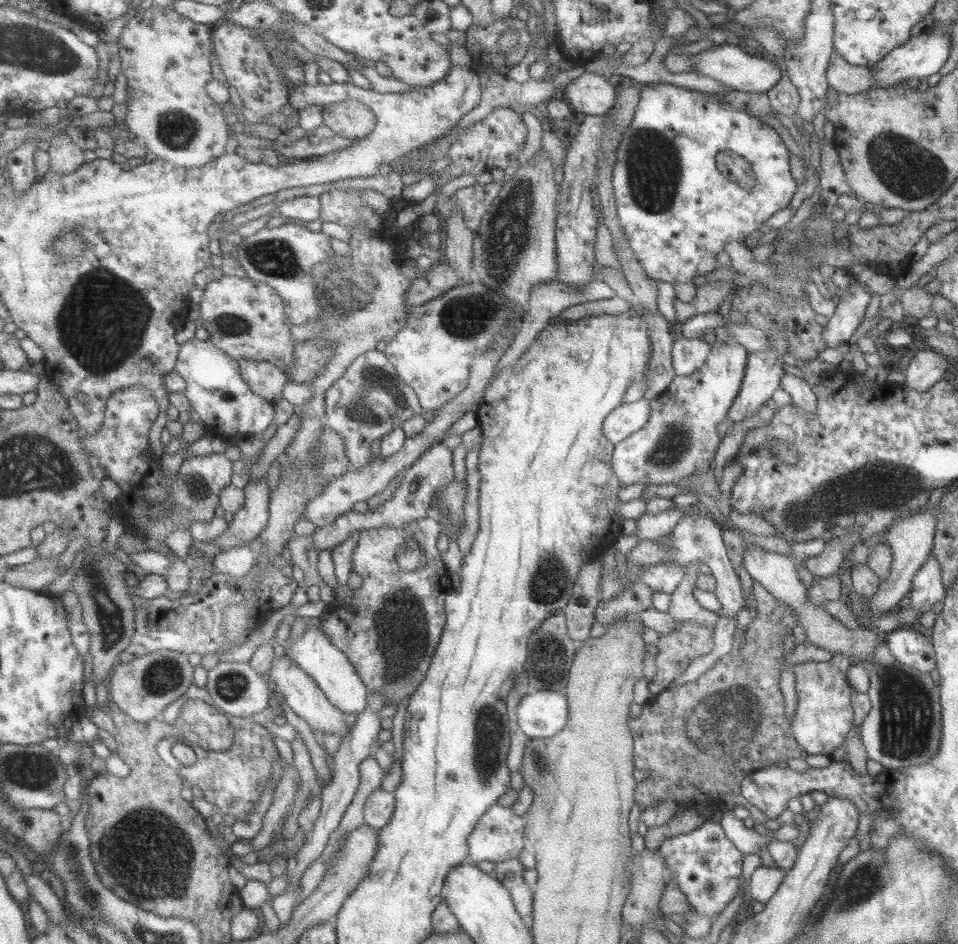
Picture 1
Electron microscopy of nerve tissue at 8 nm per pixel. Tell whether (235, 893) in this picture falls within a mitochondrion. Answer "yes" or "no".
no

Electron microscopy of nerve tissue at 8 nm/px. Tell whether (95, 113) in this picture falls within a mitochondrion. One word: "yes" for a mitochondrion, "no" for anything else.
no

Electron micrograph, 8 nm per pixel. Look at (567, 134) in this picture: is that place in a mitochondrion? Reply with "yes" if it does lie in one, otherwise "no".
no

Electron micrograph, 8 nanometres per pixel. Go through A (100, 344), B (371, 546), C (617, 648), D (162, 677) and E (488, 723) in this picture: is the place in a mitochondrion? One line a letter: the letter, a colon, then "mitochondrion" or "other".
A: mitochondrion
B: other
C: other
D: mitochondrion
E: mitochondrion

